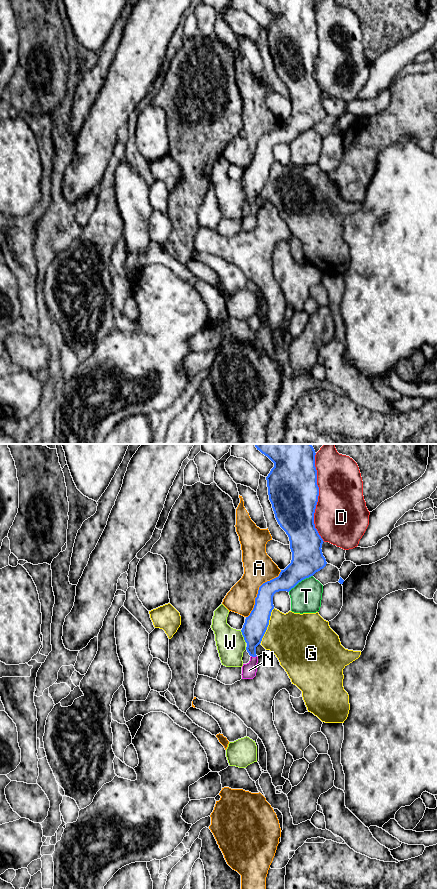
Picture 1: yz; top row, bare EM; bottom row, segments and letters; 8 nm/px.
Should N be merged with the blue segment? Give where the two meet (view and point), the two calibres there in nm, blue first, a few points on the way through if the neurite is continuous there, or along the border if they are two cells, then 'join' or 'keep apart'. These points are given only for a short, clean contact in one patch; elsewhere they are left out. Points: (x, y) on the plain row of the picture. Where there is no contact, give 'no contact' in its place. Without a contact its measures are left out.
meets blue in yz at (254, 208); 190 nm thick on the blue side, 120 nm on the other; runs through yz (255, 178), (252, 193), (254, 208), (249, 222); join

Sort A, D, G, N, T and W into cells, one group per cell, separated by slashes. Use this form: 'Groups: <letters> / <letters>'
Groups: A / D / G / N / T / W

